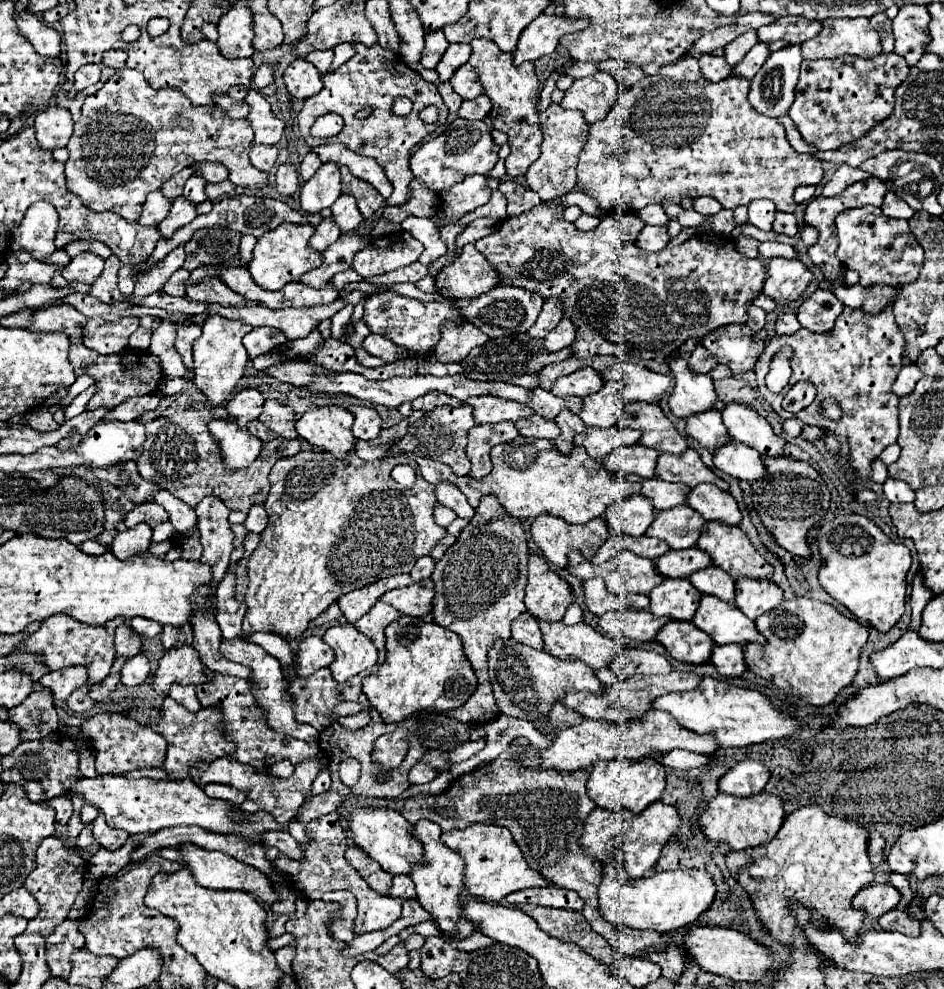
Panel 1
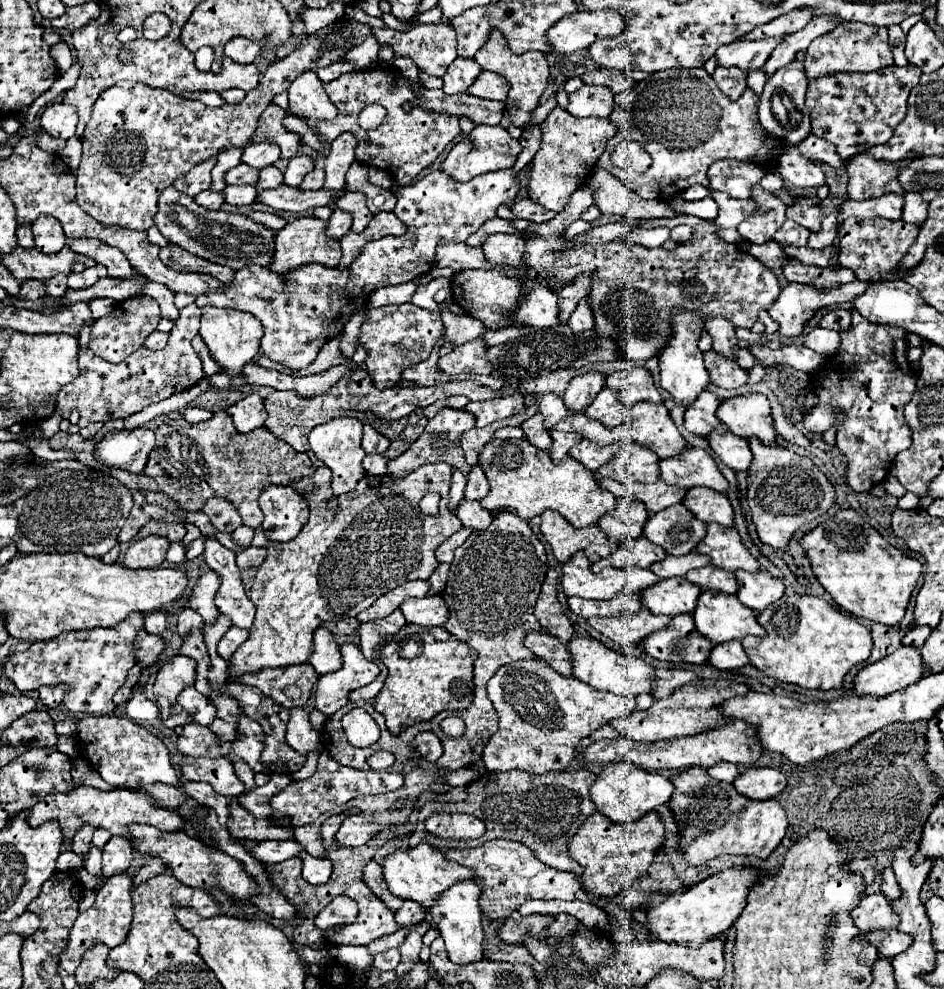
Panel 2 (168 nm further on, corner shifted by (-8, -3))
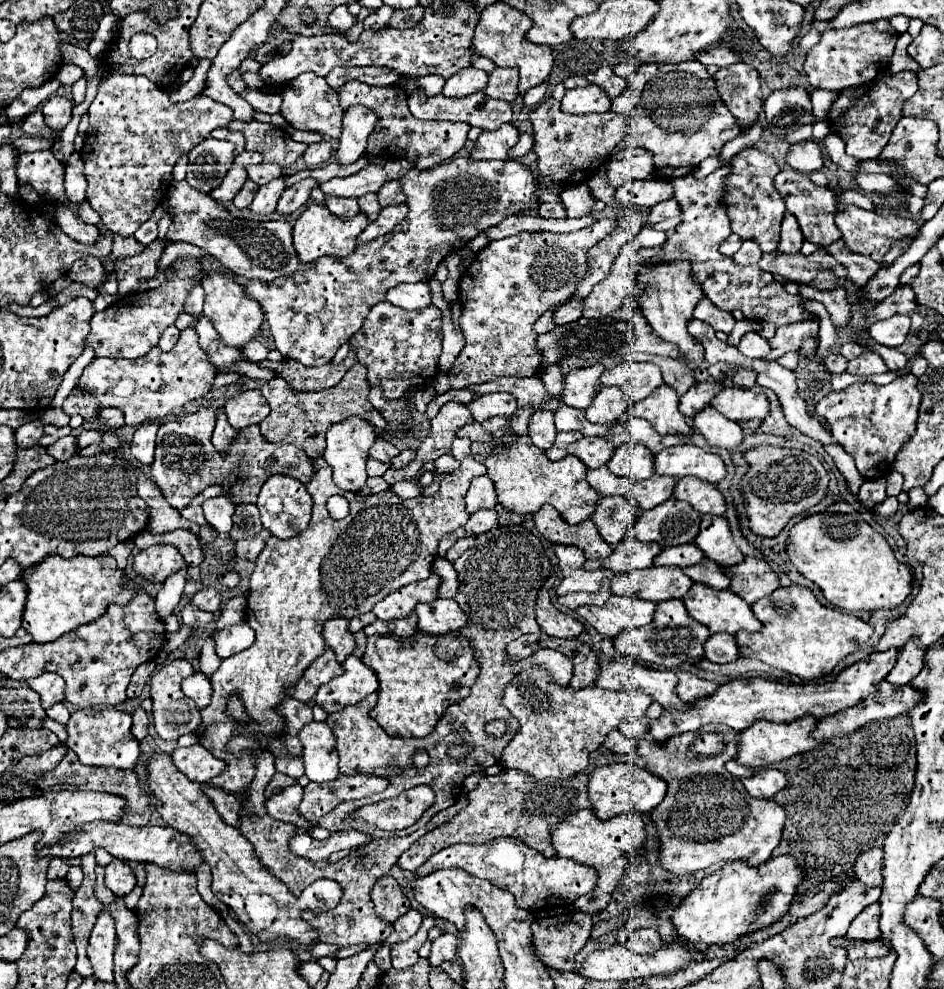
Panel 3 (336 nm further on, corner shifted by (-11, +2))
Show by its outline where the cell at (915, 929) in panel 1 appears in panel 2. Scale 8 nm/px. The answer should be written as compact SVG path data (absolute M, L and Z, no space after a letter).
M889 930L889 932L865 932L859 938L869 940L883 956L889 956L889 958L905 952L905 948L909 948L909 944L913 942L911 936L905 936L905 932L897 932L897 930Z

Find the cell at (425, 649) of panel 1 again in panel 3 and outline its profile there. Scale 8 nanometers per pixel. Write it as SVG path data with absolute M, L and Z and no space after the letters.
M416 631L416 635L408 639L396 639L390 635L368 637L368 645L362 661L368 663L368 667L378 675L378 683L380 683L378 703L370 711L370 715L392 737L426 737L428 733L432 733L442 713L448 709L448 705L468 697L470 687L478 677L478 663L470 649L470 641L460 633L432 637L422 631Z

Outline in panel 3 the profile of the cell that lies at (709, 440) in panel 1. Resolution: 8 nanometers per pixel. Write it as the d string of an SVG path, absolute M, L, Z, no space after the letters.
M704 381L704 383L694 383L682 397L680 397L680 411L686 417L694 417L700 413L706 405L710 405L710 399L720 393L720 383L716 381Z

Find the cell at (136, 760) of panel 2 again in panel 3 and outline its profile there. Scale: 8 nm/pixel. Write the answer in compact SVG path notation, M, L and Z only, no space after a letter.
M114 707L106 709L80 709L74 711L70 721L66 723L66 741L64 745L78 755L78 761L82 765L106 765L106 767L120 767L120 769L132 769L140 757L138 741L130 733L132 715L118 711Z

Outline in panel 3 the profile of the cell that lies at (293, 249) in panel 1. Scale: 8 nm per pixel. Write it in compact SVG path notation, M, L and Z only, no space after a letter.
M316 203L310 205L294 223L294 247L300 255L300 261L310 263L324 255L334 255L334 257L350 255L358 247L358 235L362 233L362 229L366 229L368 223L370 219L362 211L352 219L340 219L338 215L332 215L326 205L316 205Z

